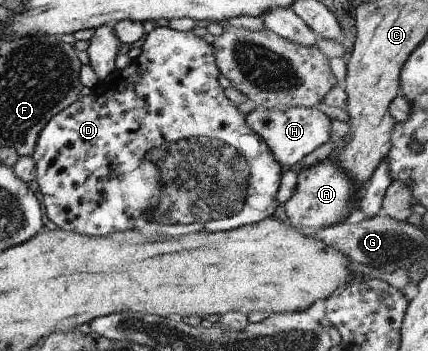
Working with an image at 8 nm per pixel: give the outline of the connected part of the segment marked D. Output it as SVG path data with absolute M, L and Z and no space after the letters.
M168 26L155 27L142 39L140 54L132 64L123 70L114 69L110 75L95 85L90 94L73 101L68 107L56 113L39 131L31 158L34 161L34 179L39 187L40 202L44 205L47 220L52 221L57 228L69 232L85 236L104 236L130 229L136 229L146 235L228 231L270 218L279 204L276 201L276 192L282 168L274 161L266 143L246 125L243 115L224 95L222 87L218 84L219 71L214 63L211 45L192 32L179 32Z

